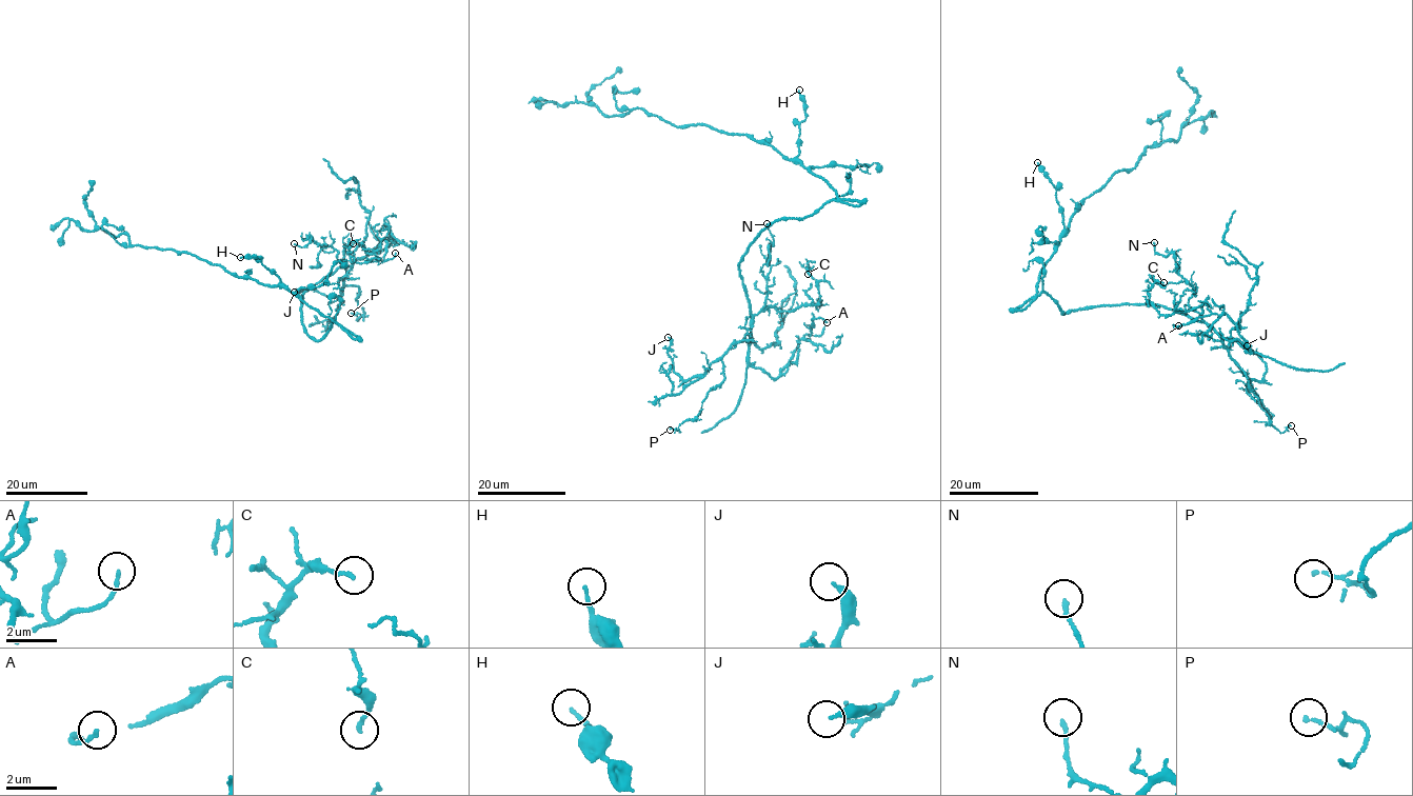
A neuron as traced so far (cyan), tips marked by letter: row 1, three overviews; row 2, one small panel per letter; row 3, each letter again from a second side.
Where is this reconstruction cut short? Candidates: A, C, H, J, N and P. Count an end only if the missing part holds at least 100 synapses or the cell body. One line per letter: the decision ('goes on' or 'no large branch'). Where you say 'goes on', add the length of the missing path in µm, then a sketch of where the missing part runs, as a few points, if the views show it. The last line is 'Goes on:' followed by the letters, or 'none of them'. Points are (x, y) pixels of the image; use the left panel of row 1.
A: no large branch
C: no large branch
H: no large branch
J: no large branch
N: no large branch
P: no large branch
Goes on: none of them

